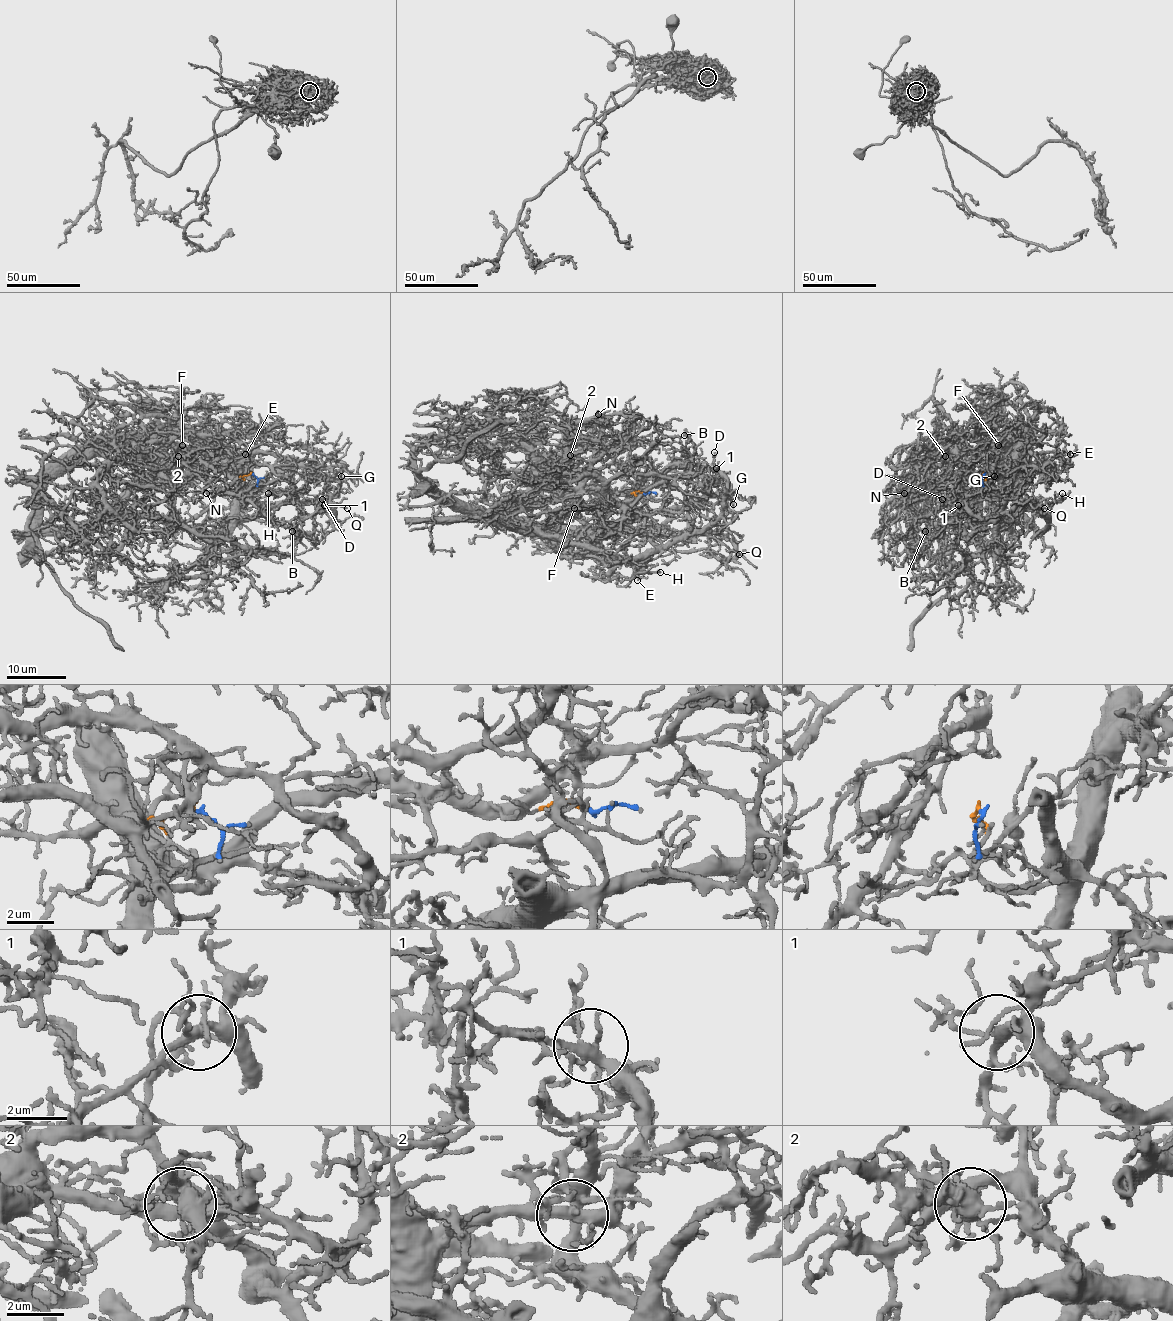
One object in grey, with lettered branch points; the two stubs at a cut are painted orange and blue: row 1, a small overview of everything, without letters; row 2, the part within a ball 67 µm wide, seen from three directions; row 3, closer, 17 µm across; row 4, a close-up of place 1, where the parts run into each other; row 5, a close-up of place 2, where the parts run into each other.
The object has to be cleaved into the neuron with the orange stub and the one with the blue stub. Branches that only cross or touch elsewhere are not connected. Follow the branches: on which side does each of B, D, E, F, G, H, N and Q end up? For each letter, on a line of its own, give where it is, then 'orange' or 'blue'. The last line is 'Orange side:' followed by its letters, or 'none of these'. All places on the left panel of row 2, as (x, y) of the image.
B: place (292, 531); orange
D: place (322, 499); blue
E: place (245, 454); orange
F: place (182, 445); orange
G: place (341, 476); orange
H: place (268, 493); blue
N: place (206, 493); orange
Q: place (347, 508); blue
Orange side: B, E, F, G, N

